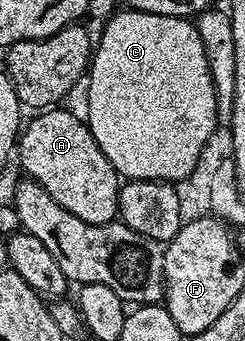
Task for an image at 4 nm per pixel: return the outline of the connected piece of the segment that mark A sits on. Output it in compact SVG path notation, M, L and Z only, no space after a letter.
M44 111L33 125L25 124L18 137L18 157L20 153L20 165L25 169L31 180L38 182L54 200L78 219L82 219L87 225L107 225L110 221L117 220L120 207L121 178L115 169L109 165L106 155L92 140L92 133L86 127L83 120L75 121L76 117L70 113L52 113L56 111Z

